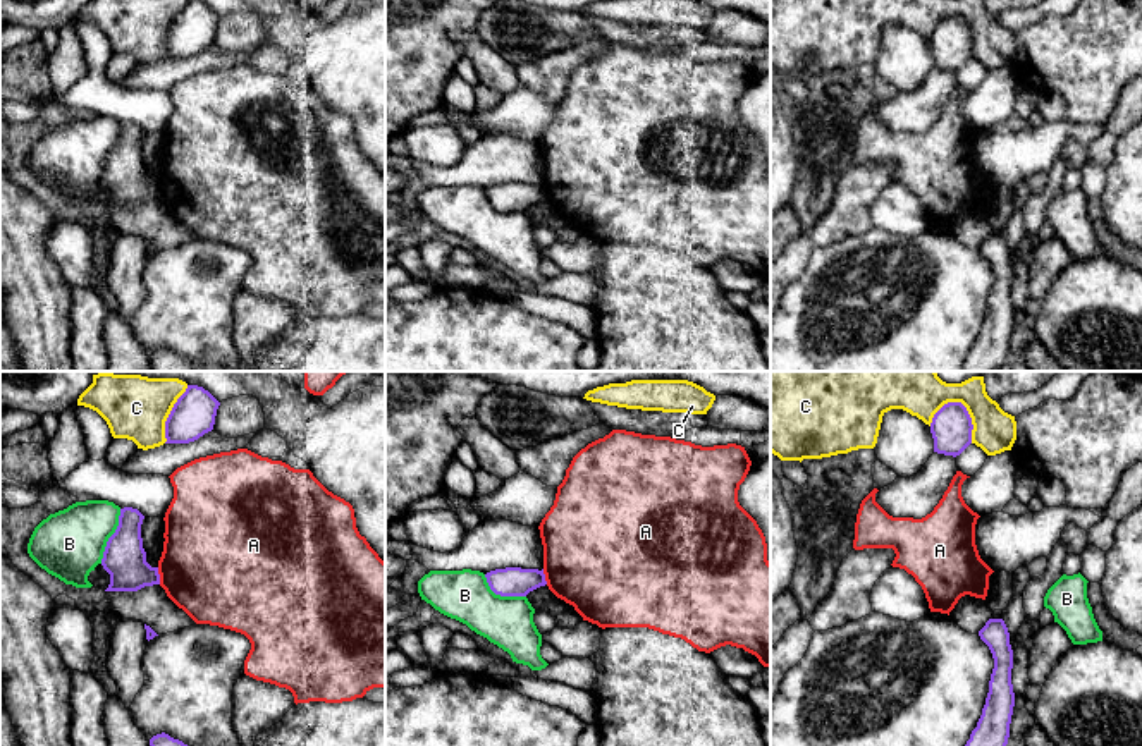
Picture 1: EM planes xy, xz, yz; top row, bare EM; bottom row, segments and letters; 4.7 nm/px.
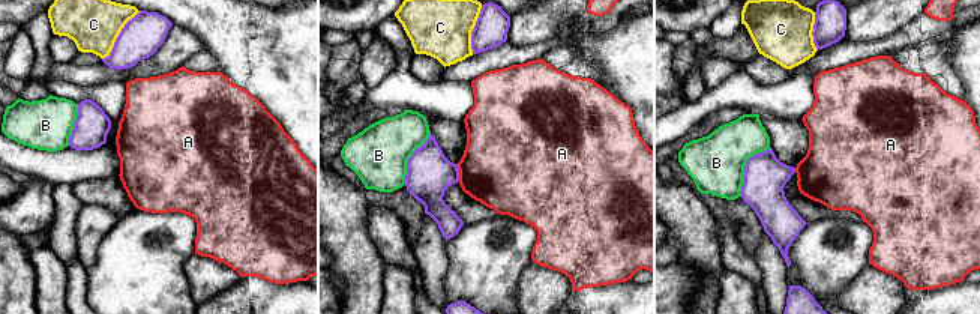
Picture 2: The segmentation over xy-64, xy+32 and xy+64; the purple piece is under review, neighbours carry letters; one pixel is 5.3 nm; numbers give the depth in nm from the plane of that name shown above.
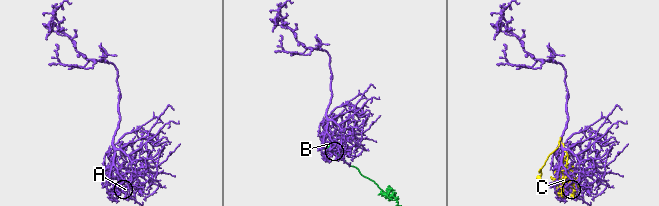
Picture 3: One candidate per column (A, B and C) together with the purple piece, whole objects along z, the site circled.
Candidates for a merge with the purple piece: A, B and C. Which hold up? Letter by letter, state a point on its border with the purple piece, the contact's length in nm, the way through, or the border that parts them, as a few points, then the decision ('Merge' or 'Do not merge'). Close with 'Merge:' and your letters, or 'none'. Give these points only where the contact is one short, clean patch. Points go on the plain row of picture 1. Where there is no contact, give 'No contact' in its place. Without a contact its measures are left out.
A: Touches purple at xy (159, 191). Shared border 80 nm. Boundary: xy (157, 183), (160, 198). Do not merge
B: Touches purple at xy (110, 152). Shared border 280 nm. Do not merge
C: Touches purple at yz (969, 30). Shared border 240 nm. Do not merge
Merge: none

